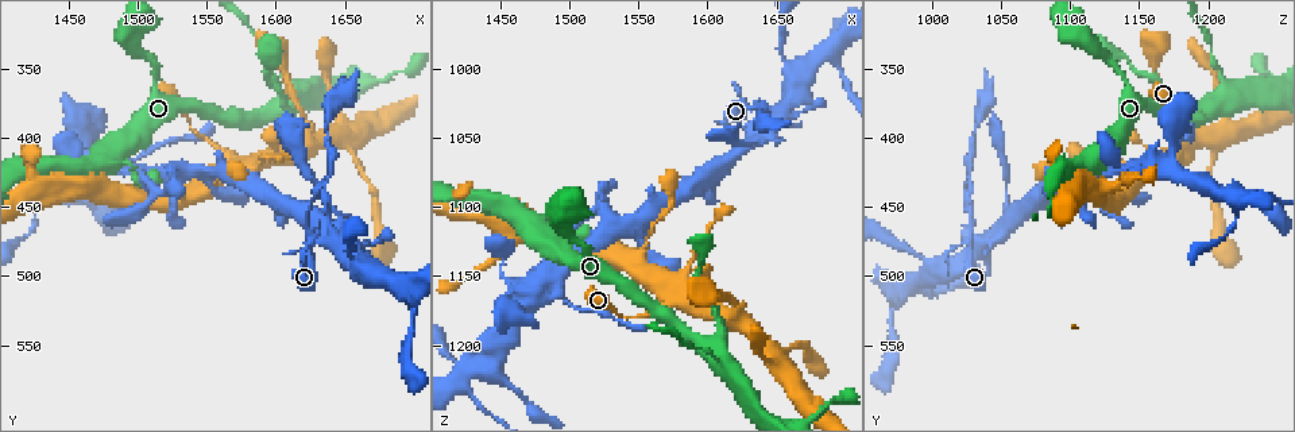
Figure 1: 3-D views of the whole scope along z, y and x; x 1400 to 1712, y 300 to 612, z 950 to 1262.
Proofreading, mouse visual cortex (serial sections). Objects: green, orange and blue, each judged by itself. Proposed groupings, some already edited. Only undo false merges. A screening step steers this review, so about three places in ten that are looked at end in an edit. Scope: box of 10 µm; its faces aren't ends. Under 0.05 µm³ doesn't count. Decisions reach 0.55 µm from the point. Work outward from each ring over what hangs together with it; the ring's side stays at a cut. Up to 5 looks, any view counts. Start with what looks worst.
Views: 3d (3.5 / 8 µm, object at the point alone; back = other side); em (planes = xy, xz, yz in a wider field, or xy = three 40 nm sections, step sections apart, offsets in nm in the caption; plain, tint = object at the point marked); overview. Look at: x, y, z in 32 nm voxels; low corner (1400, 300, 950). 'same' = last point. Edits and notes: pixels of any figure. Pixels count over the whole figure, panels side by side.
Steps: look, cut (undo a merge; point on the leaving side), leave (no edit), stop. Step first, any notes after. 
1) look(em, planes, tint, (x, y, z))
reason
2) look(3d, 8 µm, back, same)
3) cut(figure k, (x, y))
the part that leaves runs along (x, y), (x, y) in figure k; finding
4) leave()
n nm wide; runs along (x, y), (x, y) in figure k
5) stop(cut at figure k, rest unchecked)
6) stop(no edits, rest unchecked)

look(3d, 3.5 µm, (1610, 358, 1214))
calibre changes

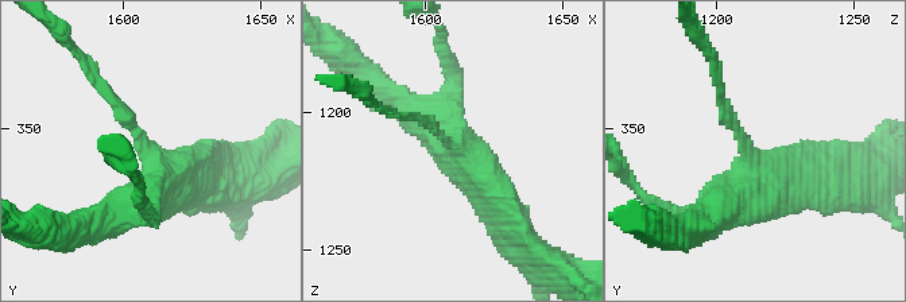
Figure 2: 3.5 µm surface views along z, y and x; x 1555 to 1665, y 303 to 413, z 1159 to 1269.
look(em, xy, step 5, tint, (1610, 358, 1211))
3 arms; arms of 150, 450, 500 nm

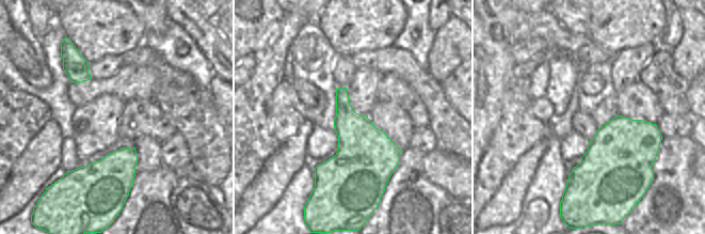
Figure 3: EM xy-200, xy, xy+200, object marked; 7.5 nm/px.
leave()
runs along (119, 212), (157, 166), (99, 84) in figure 2; all the same cell

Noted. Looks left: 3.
look(3d, 8 µm, back, (1644, 476, 1034))
four or more arms meet

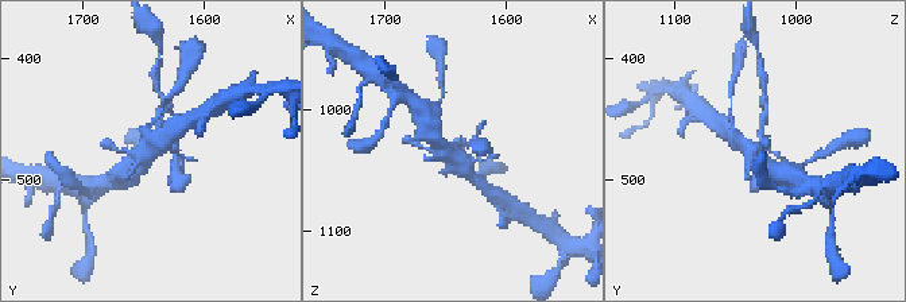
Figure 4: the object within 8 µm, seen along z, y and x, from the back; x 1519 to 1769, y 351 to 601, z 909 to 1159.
look(3d, 3.5 µm, same)
closer look

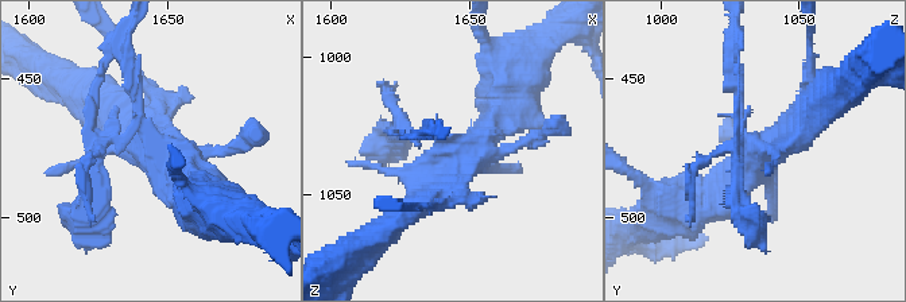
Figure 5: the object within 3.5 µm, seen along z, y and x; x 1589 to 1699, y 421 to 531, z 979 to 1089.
look(em, xy, step 2, tint, (1646, 477, 1035))

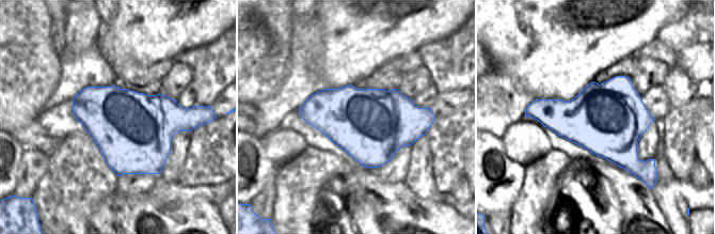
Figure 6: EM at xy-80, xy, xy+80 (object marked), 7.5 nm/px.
leave()
runs along (735, 155), (810, 109) in figure 5; continuous, no second cell

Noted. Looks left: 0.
stop(no edits, rest unchecked)

